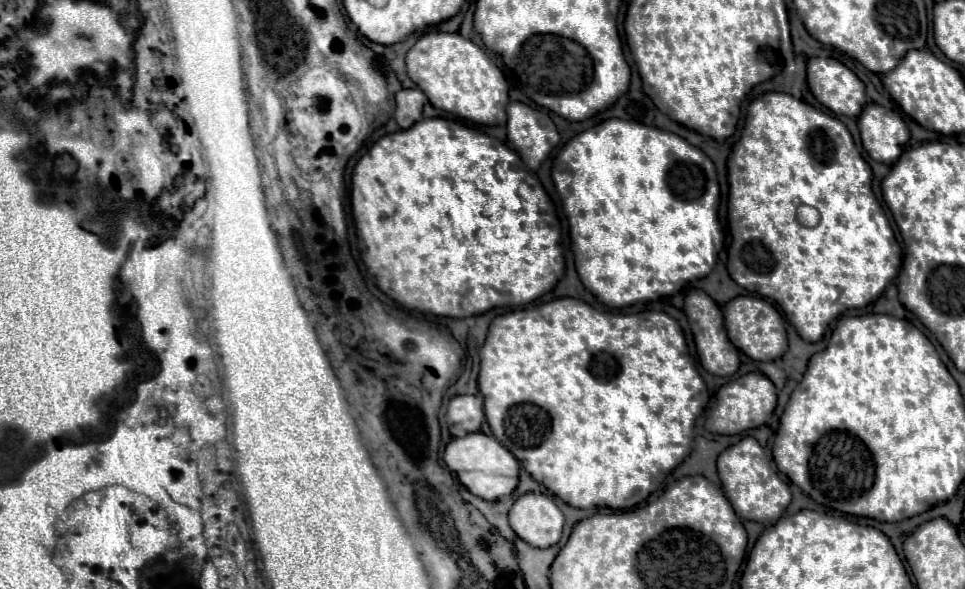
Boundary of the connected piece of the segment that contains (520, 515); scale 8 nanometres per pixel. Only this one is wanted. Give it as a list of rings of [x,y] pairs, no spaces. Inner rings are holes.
[[[544,494],[520,496],[508,512],[508,522],[518,538],[534,548],[550,548],[562,536],[564,514]]]

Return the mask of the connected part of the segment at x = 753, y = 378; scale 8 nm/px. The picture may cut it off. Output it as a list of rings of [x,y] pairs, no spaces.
[[[750,372],[740,376],[738,380],[722,386],[716,394],[716,404],[710,408],[708,418],[706,418],[706,430],[714,432],[714,434],[738,434],[744,430],[752,430],[758,428],[766,422],[766,418],[772,414],[776,406],[776,388],[774,384],[758,372]]]

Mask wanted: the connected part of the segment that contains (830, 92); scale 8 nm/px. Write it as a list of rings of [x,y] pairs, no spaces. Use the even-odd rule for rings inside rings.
[[[834,58],[808,60],[808,86],[816,100],[836,116],[858,116],[866,104],[864,84]]]

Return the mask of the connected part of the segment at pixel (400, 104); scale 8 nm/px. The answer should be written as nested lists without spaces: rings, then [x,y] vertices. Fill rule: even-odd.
[[[408,88],[400,90],[396,94],[396,122],[400,128],[410,128],[414,122],[422,118],[422,106],[426,102],[426,96],[420,88]]]

